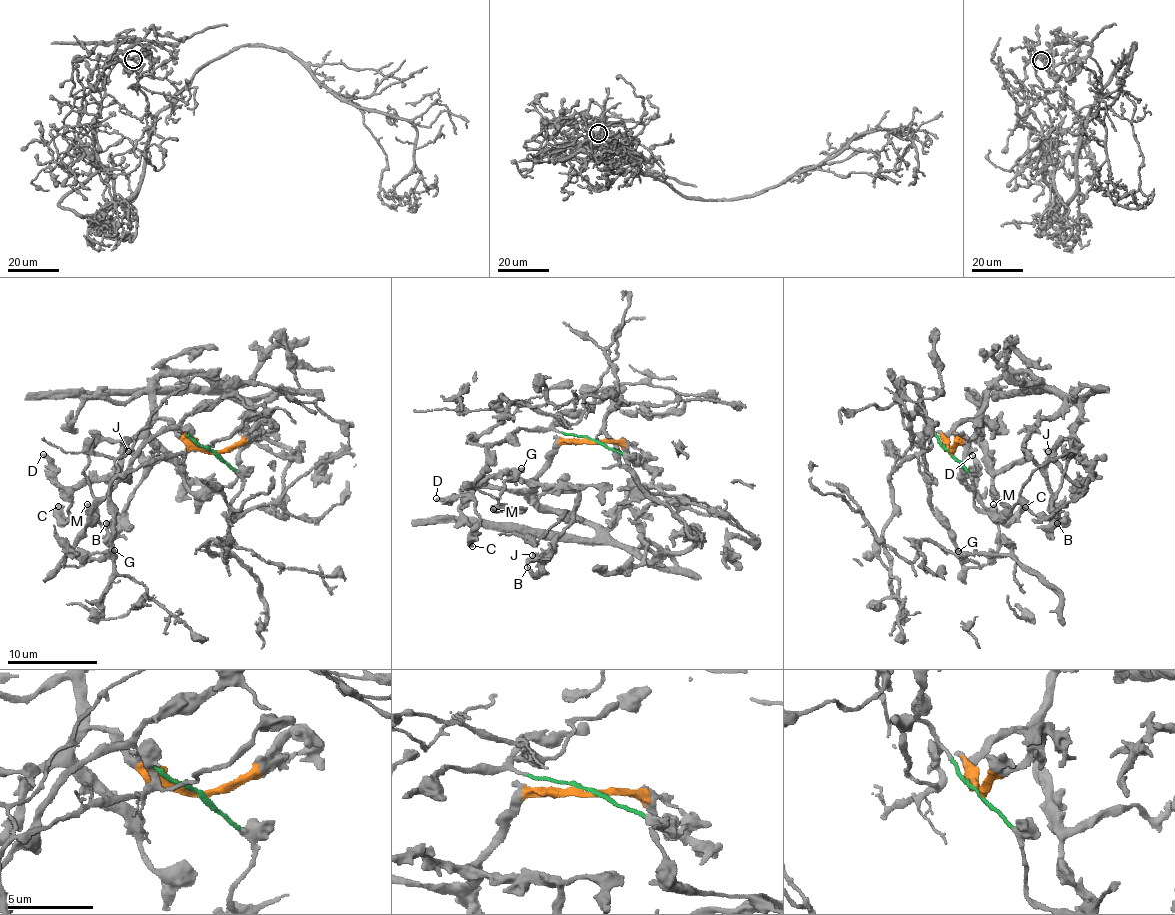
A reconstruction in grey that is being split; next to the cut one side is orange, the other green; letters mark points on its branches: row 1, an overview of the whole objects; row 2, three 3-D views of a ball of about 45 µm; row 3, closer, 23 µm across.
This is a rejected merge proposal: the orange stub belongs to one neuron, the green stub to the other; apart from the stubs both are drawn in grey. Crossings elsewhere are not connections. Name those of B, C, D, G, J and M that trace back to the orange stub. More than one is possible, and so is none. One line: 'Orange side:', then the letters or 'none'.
Orange side: B, C, D, J

